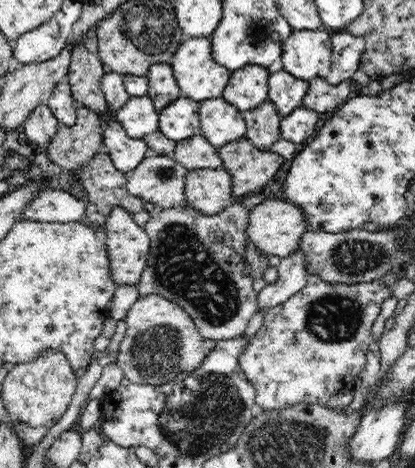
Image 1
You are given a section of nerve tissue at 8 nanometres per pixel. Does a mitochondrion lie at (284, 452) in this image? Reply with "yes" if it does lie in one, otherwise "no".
yes

